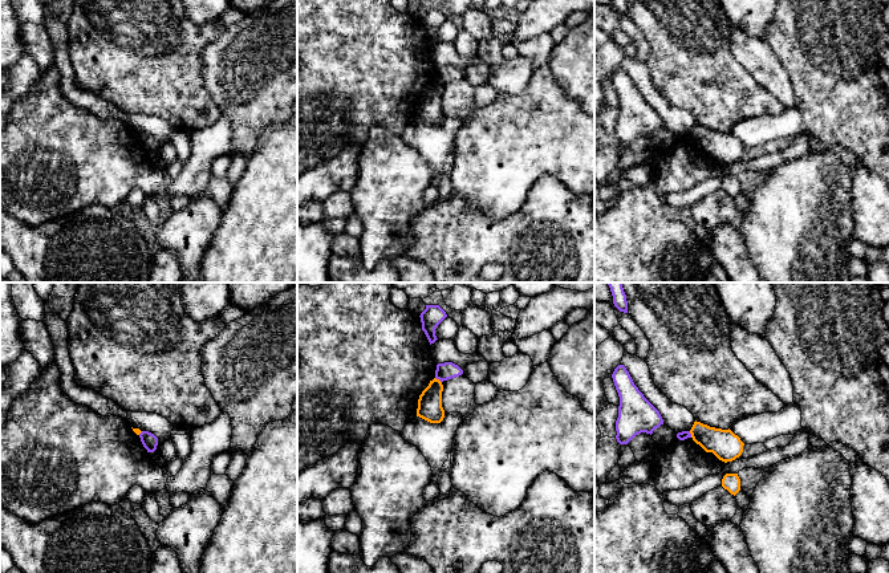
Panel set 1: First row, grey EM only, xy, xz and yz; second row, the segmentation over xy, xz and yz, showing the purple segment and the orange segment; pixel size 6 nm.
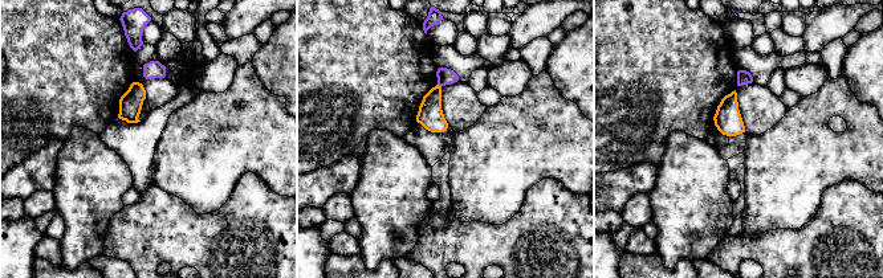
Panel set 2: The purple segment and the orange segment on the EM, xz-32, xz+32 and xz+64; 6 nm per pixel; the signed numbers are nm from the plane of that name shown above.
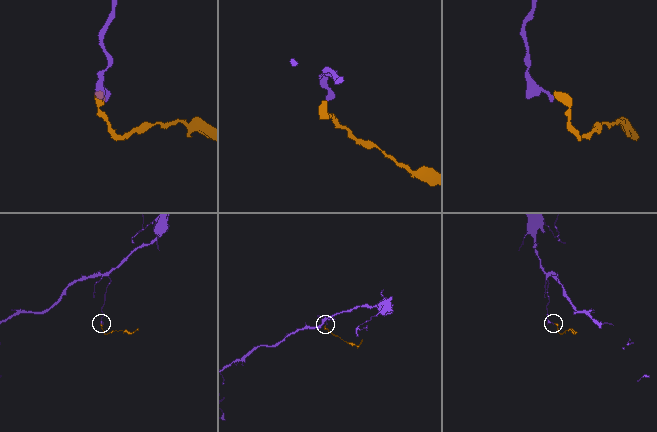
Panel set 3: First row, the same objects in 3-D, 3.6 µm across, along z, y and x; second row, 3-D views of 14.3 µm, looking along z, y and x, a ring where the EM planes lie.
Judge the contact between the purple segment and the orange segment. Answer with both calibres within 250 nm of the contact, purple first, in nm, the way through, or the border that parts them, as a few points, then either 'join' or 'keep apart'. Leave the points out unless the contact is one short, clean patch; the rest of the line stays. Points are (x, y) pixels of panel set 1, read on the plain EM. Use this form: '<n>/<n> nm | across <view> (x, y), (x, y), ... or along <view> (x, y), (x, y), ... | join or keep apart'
110/150 nm | along xz (435, 80), (441, 85) | keep apart

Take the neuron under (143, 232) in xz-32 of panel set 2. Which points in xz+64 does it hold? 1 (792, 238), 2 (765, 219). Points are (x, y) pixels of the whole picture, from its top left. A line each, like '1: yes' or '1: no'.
1: yes
2: no

